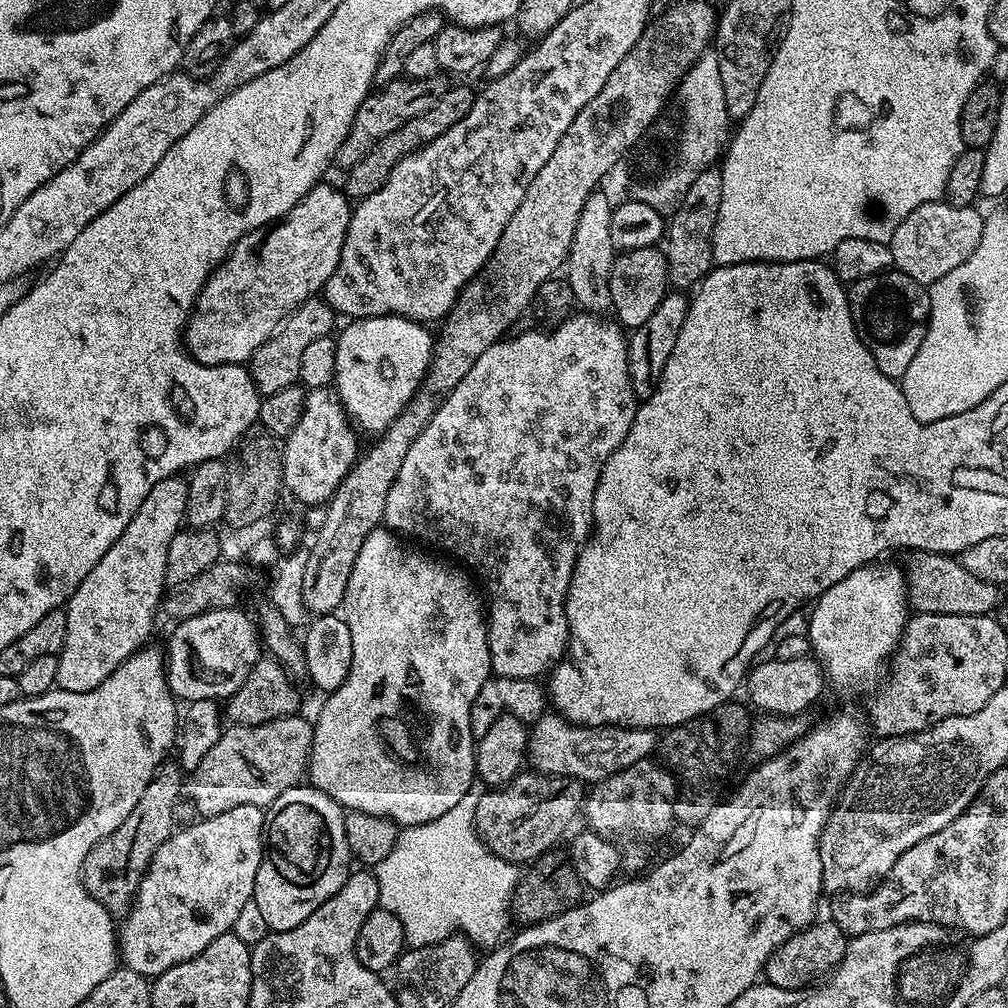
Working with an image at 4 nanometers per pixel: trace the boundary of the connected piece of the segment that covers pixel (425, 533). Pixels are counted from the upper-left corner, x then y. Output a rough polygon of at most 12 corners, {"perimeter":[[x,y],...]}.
{"perimeter":[[573,314],[490,346],[383,523],[473,568],[492,670],[540,678],[629,337]]}

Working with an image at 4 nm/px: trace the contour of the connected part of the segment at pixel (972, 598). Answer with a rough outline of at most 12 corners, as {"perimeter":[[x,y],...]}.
{"perimeter":[[913,551],[902,572],[913,613],[987,616],[1001,589],[959,559]]}

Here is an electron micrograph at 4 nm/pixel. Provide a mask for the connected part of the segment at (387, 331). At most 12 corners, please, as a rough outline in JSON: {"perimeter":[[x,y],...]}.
{"perimeter":[[404,316],[337,335],[334,391],[379,434],[416,393],[433,333]]}

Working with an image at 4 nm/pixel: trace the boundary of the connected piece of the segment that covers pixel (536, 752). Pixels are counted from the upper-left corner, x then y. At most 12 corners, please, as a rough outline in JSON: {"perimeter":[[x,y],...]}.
{"perimeter":[[545,714],[526,756],[543,775],[599,782],[656,751],[650,728]]}

